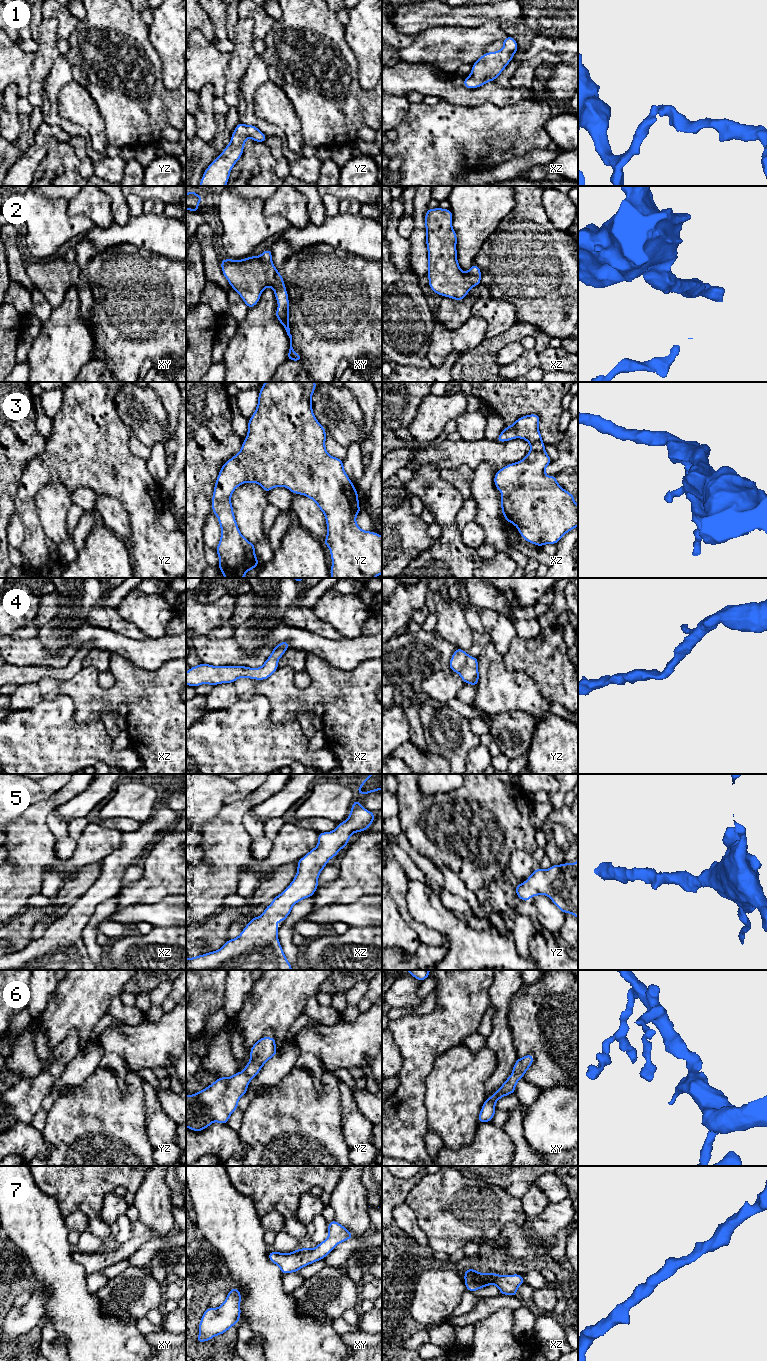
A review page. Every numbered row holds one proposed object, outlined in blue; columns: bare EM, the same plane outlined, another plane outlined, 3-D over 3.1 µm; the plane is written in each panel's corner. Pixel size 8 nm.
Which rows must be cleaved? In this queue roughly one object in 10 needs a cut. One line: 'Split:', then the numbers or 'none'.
Split: none

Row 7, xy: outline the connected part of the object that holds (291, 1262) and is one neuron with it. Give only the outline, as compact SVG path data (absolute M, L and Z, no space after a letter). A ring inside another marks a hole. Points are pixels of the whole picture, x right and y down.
M336 1220L328 1222L328 1238L313 1249L301 1248L291 1253L279 1253L275 1250L268 1254L271 1262L276 1264L283 1275L298 1272L302 1267L324 1259L334 1248L349 1239L353 1234Z

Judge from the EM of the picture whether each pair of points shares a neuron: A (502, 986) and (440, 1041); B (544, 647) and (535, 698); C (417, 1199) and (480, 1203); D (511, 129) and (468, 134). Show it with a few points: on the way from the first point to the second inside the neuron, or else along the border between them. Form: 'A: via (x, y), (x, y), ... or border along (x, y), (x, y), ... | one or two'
A: border along (494, 980), (489, 989), (490, 1003) | two
B: border along (519, 670), (539, 686), (550, 703) | two
C: via (433, 1199), (445, 1203), (464, 1203) | one
D: via (500, 134), (479, 134) | one

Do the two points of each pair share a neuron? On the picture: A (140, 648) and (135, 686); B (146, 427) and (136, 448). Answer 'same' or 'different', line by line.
A: different
B: different

